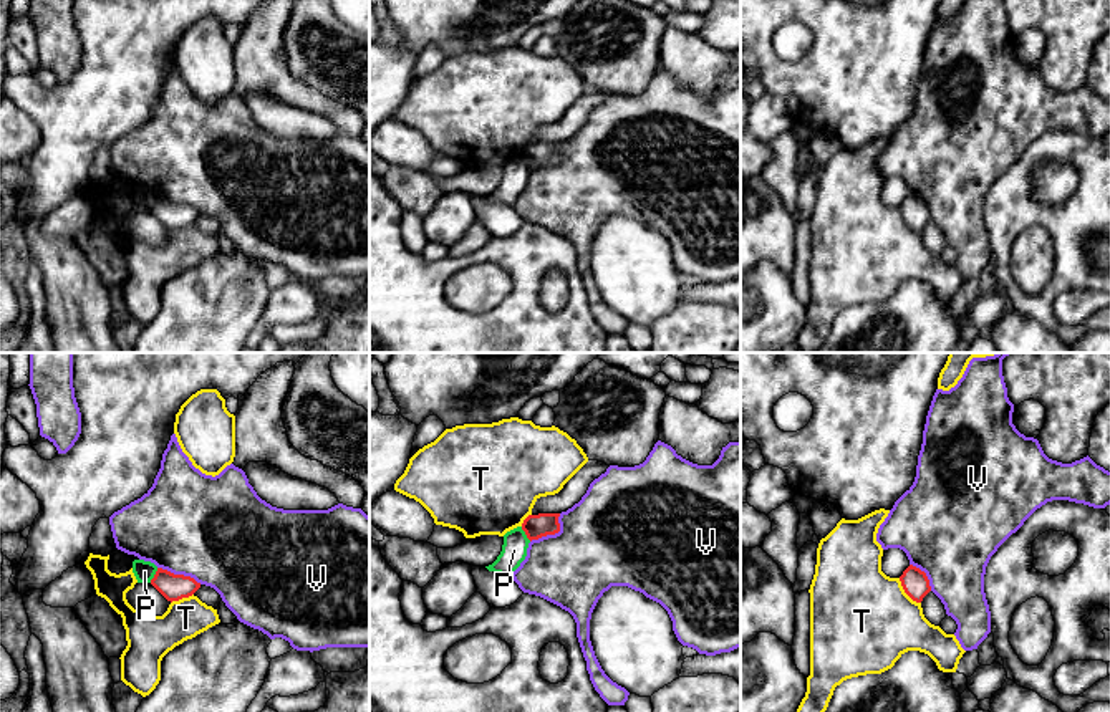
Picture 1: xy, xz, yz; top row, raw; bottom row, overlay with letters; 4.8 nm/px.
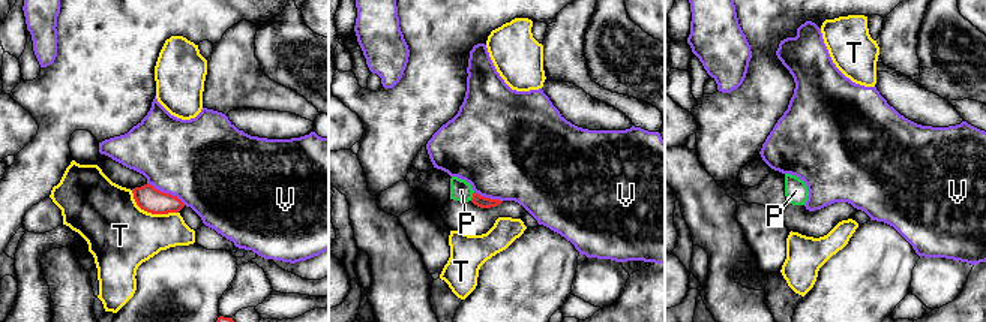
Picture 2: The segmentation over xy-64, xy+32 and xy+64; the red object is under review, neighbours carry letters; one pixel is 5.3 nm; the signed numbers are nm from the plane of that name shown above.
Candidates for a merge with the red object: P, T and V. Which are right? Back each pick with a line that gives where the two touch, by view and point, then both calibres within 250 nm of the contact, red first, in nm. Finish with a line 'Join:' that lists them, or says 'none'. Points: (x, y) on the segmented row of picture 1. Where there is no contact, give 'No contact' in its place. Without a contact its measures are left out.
Join: none

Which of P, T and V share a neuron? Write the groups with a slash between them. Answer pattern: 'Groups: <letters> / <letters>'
Groups: P / T / V

